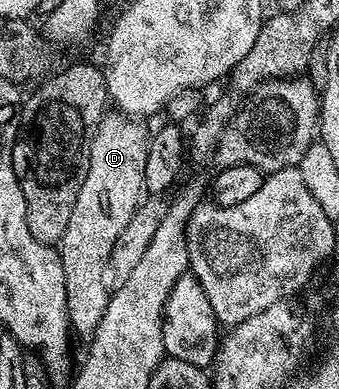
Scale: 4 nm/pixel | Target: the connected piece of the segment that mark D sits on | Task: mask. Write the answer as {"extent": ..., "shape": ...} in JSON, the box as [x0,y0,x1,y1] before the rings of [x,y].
{"extent":[60,111,150,339],"shape":[[[110,111],[103,116],[101,123],[98,125],[98,134],[92,139],[92,151],[90,152],[90,166],[88,167],[88,175],[84,175],[84,187],[80,187],[80,195],[76,195],[76,203],[72,207],[72,216],[68,219],[68,227],[64,227],[64,235],[62,236],[62,240],[60,242],[60,256],[62,259],[62,266],[64,267],[64,287],[66,288],[66,310],[68,311],[68,319],[70,320],[70,327],[71,330],[75,334],[78,333],[80,336],[83,337],[83,339],[89,338],[93,333],[96,331],[96,327],[100,323],[100,319],[104,315],[104,311],[108,307],[108,303],[110,302],[110,295],[112,292],[111,286],[106,286],[106,273],[108,277],[108,270],[110,269],[110,256],[112,255],[112,247],[116,247],[116,239],[120,239],[120,231],[124,231],[124,227],[128,227],[128,219],[132,219],[132,215],[136,210],[138,210],[138,203],[139,201],[143,200],[144,197],[144,186],[142,184],[142,180],[144,179],[144,163],[146,162],[146,156],[148,155],[148,147],[150,146],[150,138],[148,136],[148,129],[145,129],[144,126],[142,126],[143,122],[141,120],[127,117],[124,113],[119,113],[117,111]]]}

